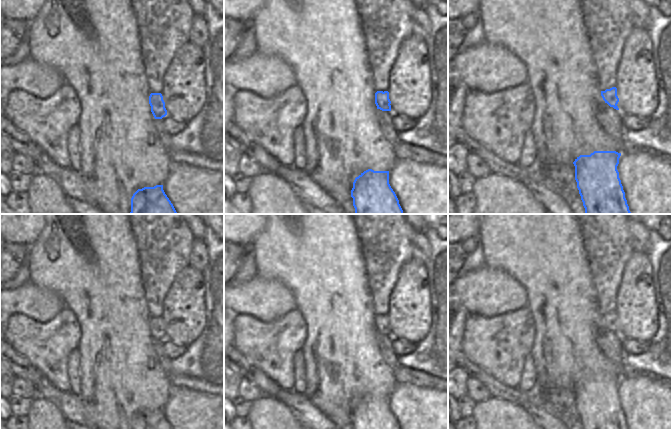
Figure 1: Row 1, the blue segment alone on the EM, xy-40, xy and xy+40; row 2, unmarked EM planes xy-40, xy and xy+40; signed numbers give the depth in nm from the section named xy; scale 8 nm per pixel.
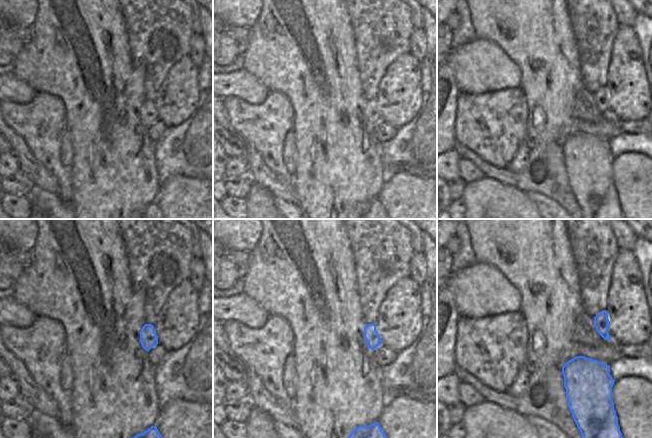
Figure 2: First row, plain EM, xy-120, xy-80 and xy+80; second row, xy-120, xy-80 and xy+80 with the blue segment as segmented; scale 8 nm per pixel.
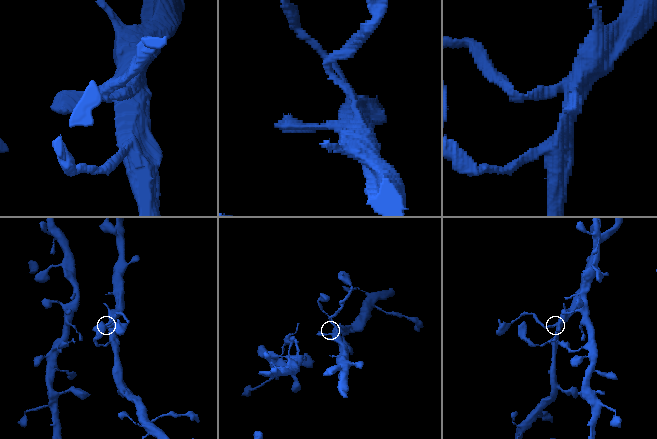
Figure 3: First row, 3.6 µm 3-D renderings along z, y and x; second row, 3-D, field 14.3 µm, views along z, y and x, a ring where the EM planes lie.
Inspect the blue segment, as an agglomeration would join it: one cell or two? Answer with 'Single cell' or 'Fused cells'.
Fused cells.

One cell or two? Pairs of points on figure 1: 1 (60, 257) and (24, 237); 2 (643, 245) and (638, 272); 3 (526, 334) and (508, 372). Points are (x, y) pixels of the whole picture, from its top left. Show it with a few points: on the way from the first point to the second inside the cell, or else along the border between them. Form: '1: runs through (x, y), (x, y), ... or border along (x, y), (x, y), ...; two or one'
1: border along (45, 224), (38, 237), (29, 245); two
2: border along (633, 250), (646, 253); two
3: runs through (517, 343), (508, 352), (508, 363); one

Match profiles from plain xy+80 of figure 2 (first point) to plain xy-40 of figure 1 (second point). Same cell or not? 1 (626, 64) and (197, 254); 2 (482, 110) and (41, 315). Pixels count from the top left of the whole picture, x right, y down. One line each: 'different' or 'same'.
1: different
2: different

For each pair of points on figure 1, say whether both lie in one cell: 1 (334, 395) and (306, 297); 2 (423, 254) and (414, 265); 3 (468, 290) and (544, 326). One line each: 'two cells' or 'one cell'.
1: one cell
2: two cells
3: two cells

